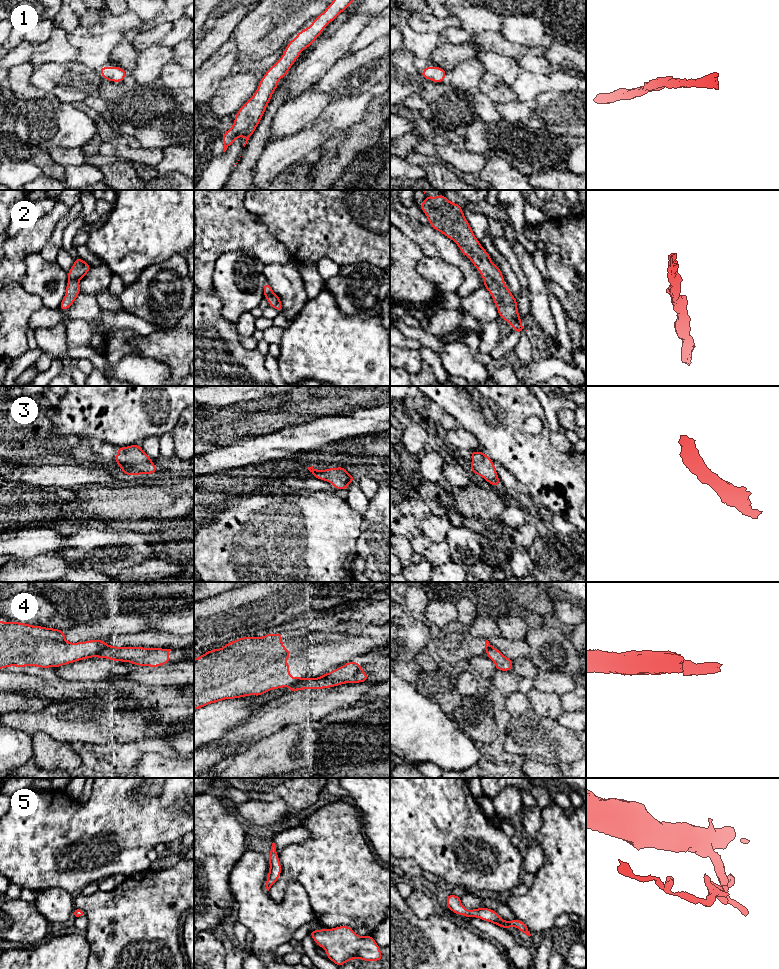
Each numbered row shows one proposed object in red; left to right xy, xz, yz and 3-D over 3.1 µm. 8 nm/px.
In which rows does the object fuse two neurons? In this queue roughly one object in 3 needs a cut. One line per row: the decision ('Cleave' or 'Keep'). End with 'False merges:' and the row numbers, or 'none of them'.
1: Keep
2: Keep
3: Keep
4: Cleave
5: Keep
False merges: 4

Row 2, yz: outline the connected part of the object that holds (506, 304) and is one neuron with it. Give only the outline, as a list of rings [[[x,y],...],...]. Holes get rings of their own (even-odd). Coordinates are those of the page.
[[[443,194],[438,197],[426,196],[419,207],[427,216],[429,224],[453,240],[481,273],[484,287],[490,292],[499,316],[516,332],[524,331],[518,313],[517,300],[504,284],[501,270],[491,261],[490,255],[475,237],[462,207],[450,202]]]

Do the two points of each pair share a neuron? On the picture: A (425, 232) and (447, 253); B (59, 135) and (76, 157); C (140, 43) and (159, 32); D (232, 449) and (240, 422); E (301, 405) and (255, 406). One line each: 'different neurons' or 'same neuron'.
A: same neuron
B: different neurons
C: same neuron
D: different neurons
E: same neuron

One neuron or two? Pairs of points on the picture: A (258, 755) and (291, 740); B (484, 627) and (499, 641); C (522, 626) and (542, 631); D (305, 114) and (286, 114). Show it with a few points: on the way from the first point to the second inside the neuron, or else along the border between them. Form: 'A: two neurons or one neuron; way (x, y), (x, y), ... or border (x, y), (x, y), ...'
A: one neuron; way (266, 755), (275, 755), (283, 748)
B: two neurons; border (500, 635), (488, 639)
C: two neurons; border (534, 623), (524, 638)
D: one neuron; way (300, 114), (291, 114)

